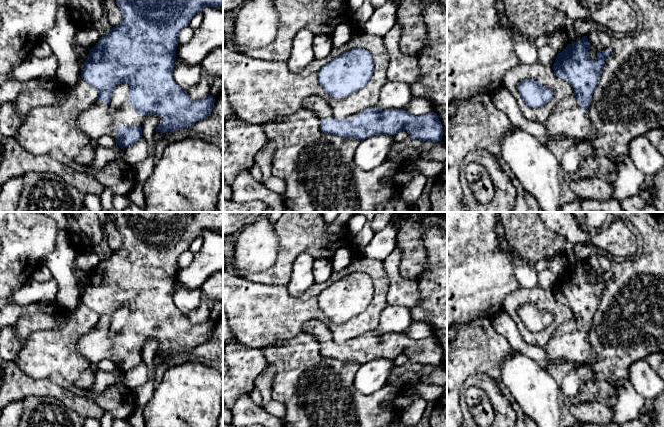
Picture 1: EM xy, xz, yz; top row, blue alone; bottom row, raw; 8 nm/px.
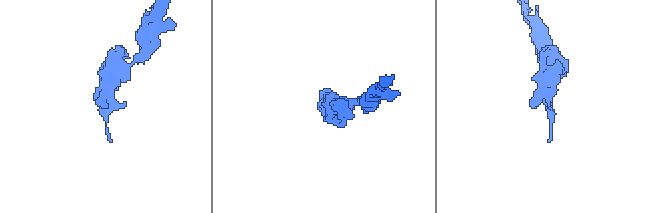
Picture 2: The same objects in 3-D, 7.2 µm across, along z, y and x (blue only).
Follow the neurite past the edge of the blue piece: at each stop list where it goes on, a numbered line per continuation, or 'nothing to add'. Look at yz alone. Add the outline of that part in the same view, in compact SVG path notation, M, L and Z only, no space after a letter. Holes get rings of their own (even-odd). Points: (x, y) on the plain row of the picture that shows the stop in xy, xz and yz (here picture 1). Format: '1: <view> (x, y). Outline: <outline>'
1: yz (568, 343). Outline: M575 320L560 325L552 334L545 349L548 360L565 360L567 363L591 365L597 354L590 346L587 335L583 334Z

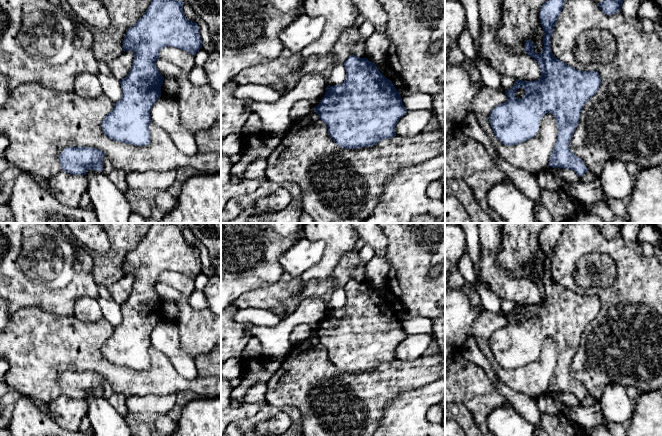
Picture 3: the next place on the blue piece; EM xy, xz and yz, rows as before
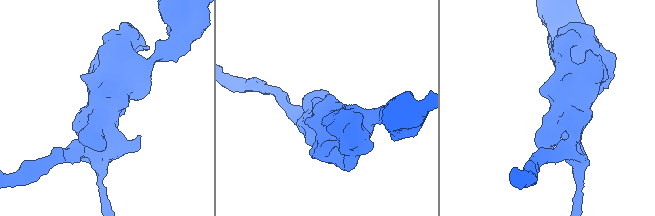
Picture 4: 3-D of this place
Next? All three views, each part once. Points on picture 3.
nothing to add

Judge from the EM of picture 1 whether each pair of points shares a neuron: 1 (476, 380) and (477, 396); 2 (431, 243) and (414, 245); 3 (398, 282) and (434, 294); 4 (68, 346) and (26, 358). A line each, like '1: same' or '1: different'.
1: different
2: different
3: different
4: same

